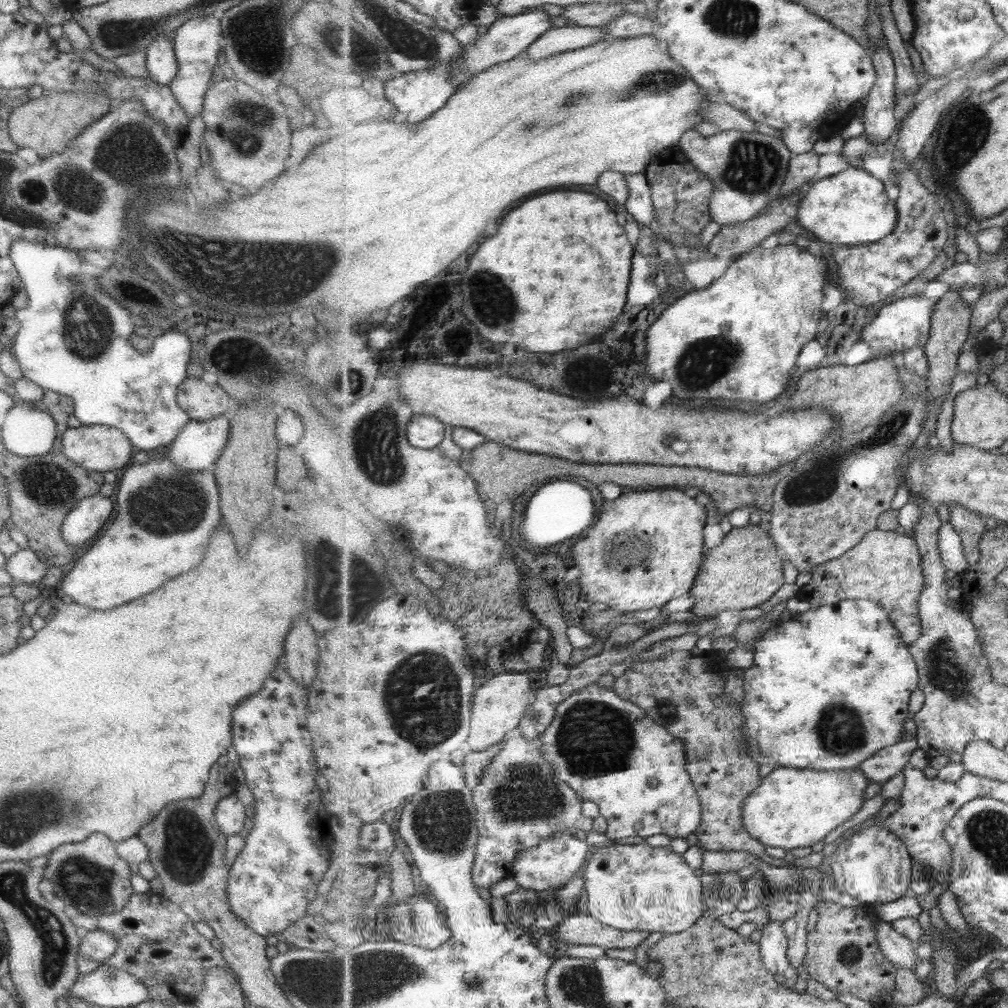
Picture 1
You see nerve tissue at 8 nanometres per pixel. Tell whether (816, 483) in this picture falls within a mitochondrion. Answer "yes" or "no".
yes

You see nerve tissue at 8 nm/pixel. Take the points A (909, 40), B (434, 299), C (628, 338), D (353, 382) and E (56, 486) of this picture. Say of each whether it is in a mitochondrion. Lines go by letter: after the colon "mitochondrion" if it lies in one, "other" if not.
A: other
B: other
C: other
D: mitochondrion
E: mitochondrion

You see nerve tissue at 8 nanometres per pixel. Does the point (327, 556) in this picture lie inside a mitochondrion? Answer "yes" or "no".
yes

